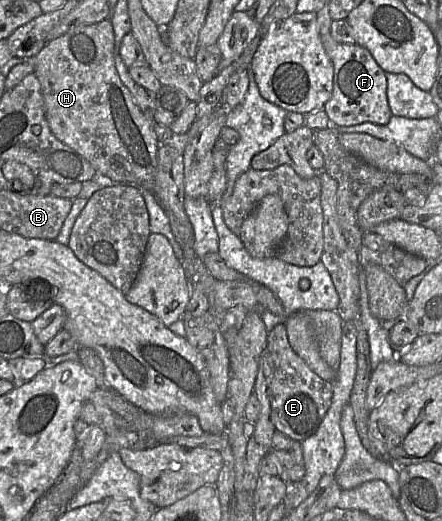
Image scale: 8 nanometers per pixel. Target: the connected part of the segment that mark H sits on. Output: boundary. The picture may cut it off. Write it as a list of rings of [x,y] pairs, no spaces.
[[[109,19],[78,26],[48,42],[34,56],[34,73],[41,85],[46,119],[54,136],[88,160],[97,173],[119,182],[119,185],[153,192],[159,142],[153,122],[146,119],[122,83],[115,68],[114,55],[115,36]]]

